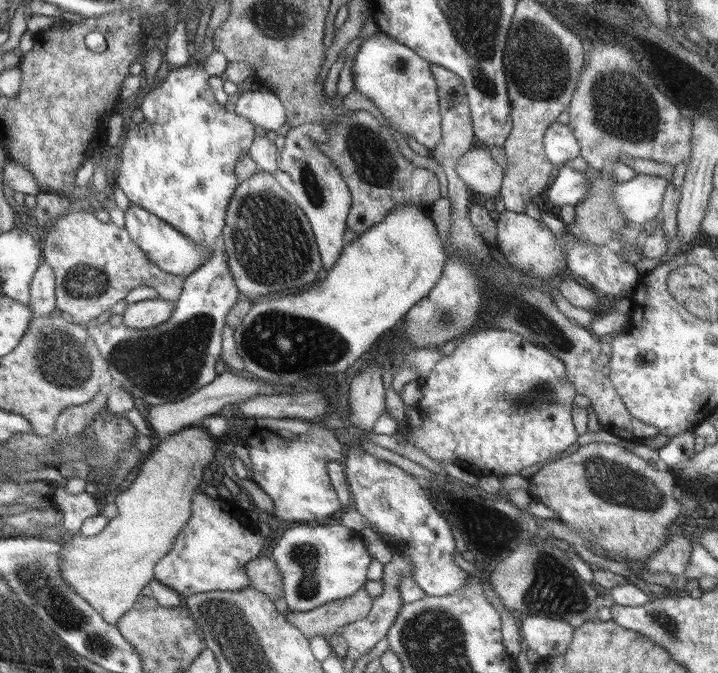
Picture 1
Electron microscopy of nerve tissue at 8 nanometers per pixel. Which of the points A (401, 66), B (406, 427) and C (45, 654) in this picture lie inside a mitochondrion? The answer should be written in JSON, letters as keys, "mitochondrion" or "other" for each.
{"A":"mitochondrion","B":"other","C":"mitochondrion"}

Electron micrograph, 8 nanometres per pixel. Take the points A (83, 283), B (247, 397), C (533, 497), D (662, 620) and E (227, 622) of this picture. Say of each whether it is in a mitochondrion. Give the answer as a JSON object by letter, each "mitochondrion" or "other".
{"A":"mitochondrion","B":"other","C":"other","D":"mitochondrion","E":"mitochondrion"}

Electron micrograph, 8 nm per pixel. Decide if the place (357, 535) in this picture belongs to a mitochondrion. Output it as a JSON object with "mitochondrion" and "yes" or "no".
{"mitochondrion":"no"}

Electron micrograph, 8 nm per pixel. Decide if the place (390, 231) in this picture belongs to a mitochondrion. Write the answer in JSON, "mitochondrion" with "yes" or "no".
{"mitochondrion":"no"}

